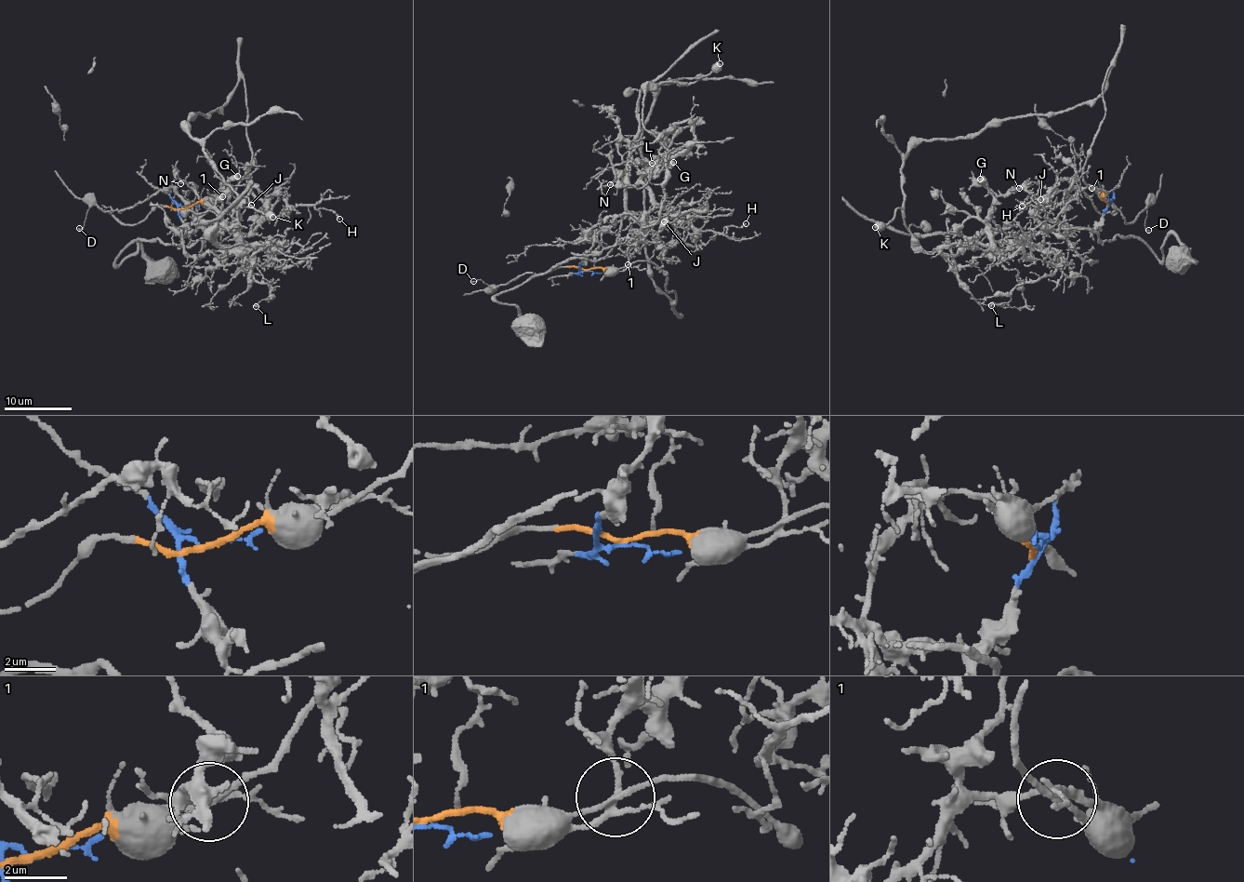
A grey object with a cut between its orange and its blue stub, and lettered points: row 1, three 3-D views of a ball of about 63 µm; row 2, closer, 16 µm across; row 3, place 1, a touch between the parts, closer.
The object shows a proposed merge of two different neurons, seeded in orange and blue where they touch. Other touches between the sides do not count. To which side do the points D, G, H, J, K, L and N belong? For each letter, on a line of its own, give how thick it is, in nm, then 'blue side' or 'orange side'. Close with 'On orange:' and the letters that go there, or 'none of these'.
D: 130 nm thick; orange side
G: 650 nm thick; blue side
H: 130 nm thick; blue side
J: 200 nm thick; blue side
K: 650 nm thick; orange side
L: 150 nm thick; blue side
N: 150 nm thick; blue side
On orange: D, K

